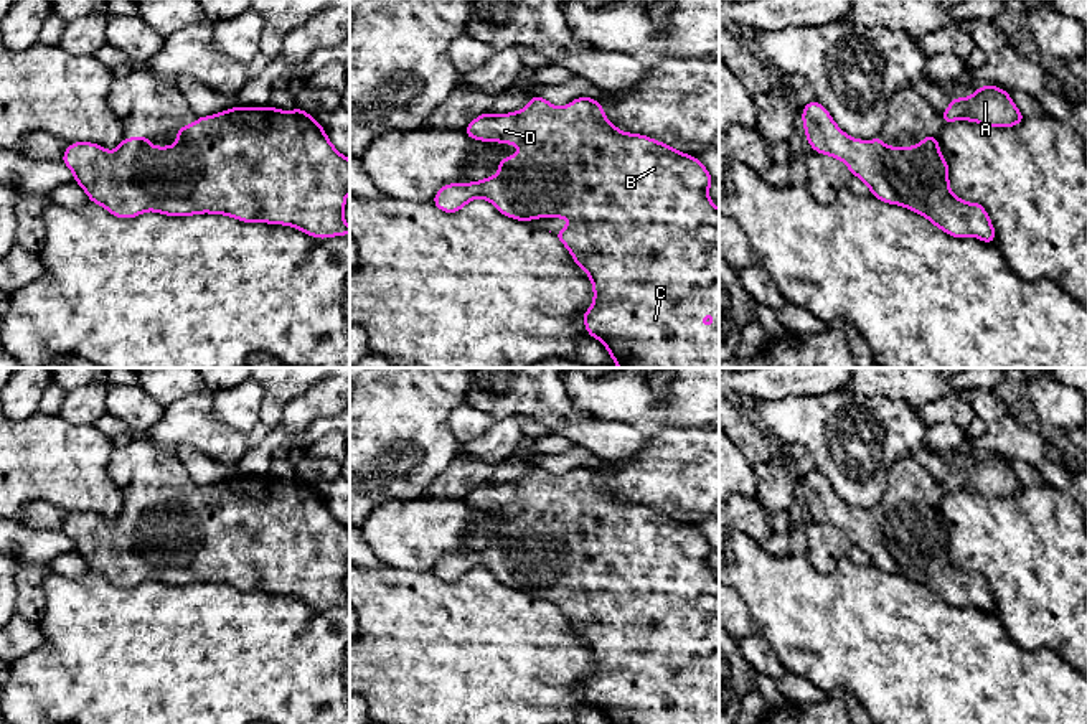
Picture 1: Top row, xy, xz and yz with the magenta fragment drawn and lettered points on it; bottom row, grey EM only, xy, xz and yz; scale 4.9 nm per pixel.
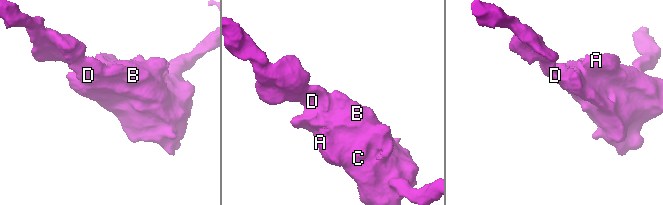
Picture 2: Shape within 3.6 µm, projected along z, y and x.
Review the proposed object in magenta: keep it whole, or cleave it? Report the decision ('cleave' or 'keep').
keep

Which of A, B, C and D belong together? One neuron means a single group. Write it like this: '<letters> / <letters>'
A B C D

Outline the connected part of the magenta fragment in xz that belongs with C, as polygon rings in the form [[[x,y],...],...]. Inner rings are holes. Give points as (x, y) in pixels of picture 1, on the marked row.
[[[534,94],[528,106],[511,114],[480,114],[470,122],[464,132],[473,140],[513,143],[521,148],[518,155],[506,157],[498,162],[498,175],[488,176],[475,183],[450,183],[442,186],[434,205],[444,213],[457,213],[475,198],[488,200],[501,214],[531,221],[534,218],[566,218],[572,223],[564,226],[561,233],[553,233],[571,252],[577,267],[589,274],[594,287],[594,302],[582,313],[586,330],[609,350],[614,364],[619,368],[719,368],[719,209],[708,196],[709,186],[714,183],[704,165],[693,155],[681,153],[670,145],[640,134],[625,134],[605,119],[600,102],[591,97],[577,97],[564,107],[556,107],[546,99]],[[597,157],[625,157],[623,163],[597,163]],[[716,315],[714,325],[689,325],[689,318],[706,318]]]

